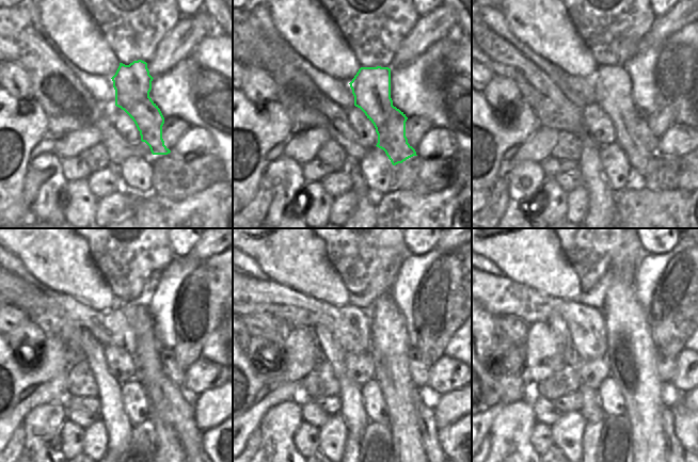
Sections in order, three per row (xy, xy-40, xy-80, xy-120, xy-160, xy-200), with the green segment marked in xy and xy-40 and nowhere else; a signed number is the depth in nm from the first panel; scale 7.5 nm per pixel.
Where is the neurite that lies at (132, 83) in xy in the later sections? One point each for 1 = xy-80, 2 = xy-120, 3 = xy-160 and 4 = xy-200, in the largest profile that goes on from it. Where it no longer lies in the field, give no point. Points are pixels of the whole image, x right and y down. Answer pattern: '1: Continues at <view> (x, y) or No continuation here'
1: Continues at xy-80 (612, 83)
2: Continues at xy-120 (158, 377)
3: Continues at xy-160 (425, 419)
4: Continues at xy-200 (671, 445)

